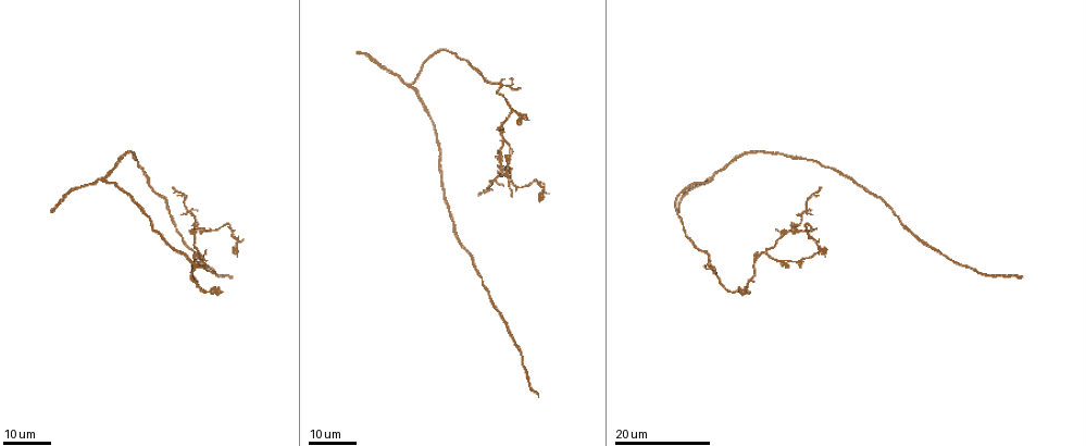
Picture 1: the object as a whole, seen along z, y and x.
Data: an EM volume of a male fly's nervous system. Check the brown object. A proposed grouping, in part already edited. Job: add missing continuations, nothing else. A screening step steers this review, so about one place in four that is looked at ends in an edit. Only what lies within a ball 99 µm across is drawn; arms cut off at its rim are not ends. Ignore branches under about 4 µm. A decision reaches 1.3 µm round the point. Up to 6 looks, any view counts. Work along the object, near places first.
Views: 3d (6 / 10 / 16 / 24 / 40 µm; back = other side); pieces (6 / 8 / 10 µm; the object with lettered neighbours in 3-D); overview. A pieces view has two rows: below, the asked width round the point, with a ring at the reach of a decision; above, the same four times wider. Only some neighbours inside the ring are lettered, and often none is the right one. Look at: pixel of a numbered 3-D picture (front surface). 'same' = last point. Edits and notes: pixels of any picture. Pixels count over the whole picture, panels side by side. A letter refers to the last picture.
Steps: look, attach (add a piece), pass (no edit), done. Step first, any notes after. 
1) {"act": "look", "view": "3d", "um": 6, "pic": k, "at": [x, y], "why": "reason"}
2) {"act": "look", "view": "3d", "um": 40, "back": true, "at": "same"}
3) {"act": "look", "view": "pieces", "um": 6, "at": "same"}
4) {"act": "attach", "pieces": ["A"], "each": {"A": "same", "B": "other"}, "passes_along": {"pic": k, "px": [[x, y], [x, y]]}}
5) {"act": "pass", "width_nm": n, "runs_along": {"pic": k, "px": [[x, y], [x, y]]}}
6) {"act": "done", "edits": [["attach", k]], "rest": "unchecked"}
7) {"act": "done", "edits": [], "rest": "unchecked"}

{"act": "look", "view": "3d", "um": 16, "pic": 1, "at": [744, 294], "why": "an open end"}

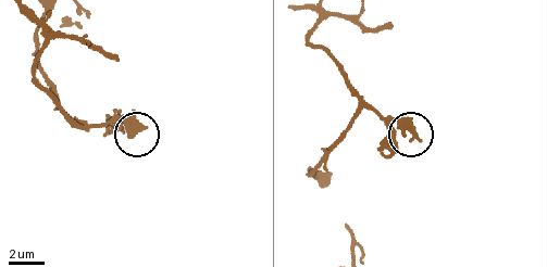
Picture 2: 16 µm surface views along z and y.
{"act": "look", "view": "pieces", "um": 10, "pic": 2, "at": [144, 125]}

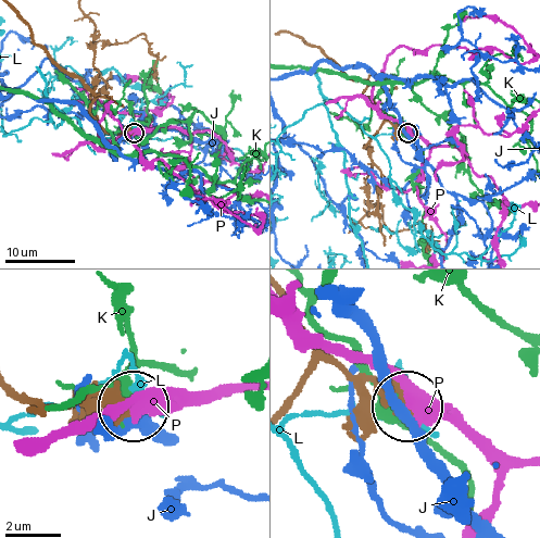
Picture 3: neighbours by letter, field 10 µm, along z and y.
{"act": "pass", "each": {"J": "other", "K": "other", "L": "other", "P": "other"}, "runs_along": {"pic": 3, "px": [[44, 408], [132, 408]]}, "found": "none of them fits"}

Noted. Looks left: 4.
{"act": "look", "view": "3d", "um": 16, "pic": 1, "at": [520, 90], "why": "an open end"}

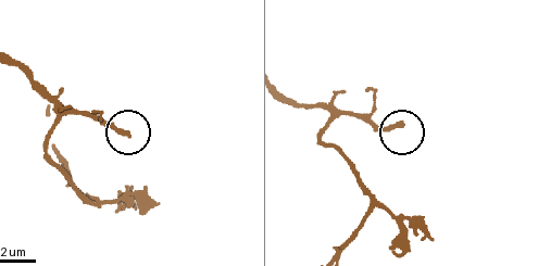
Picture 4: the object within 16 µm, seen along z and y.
{"act": "look", "view": "pieces", "um": 10, "pic": 4, "at": [126, 133]}

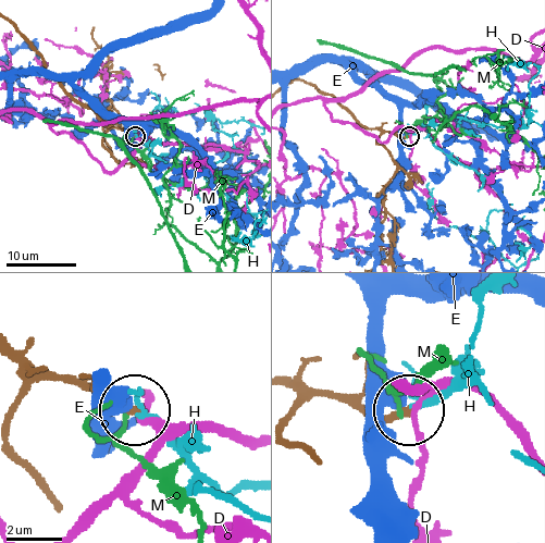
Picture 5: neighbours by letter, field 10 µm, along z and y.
{"act": "attach", "pieces": ["H"], "width_nm": 270, "each": {"D": "other", "E": "other", "H": "same", "M": "other"}, "found": "the neuron continues"}

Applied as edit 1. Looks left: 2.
{"act": "look", "view": "3d", "um": 16, "pic": 1, "at": [358, 53], "why": "an open end"}

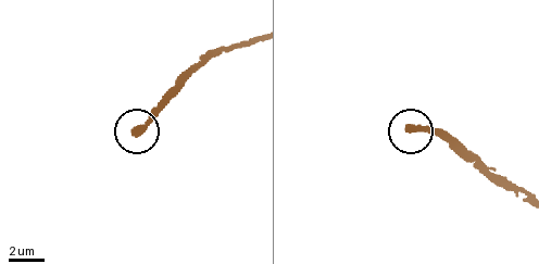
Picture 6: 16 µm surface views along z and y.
{"act": "look", "view": "pieces", "um": 6, "pic": 6, "at": [411, 129]}

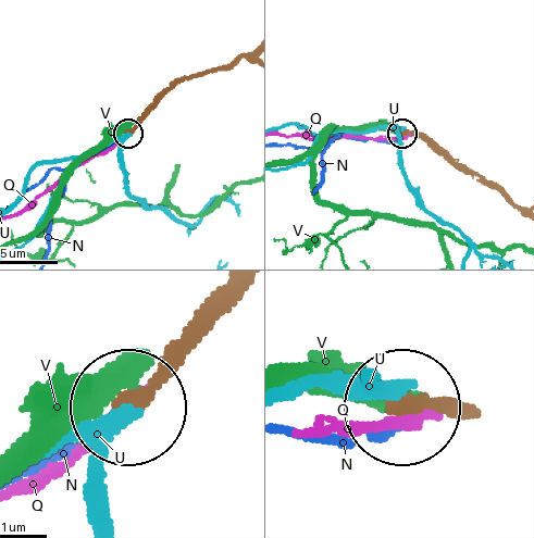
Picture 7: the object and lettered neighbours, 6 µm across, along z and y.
{"act": "pass", "each": {"N": "other", "Q": "other", "U": "other", "V": "other"}, "runs_along": {"pic": 7, "px": [[459, 414], [405, 407]]}, "found": "none of them fits"}

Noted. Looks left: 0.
{"act": "done", "edits": [["attach", 5]], "rest": "unchecked"}

